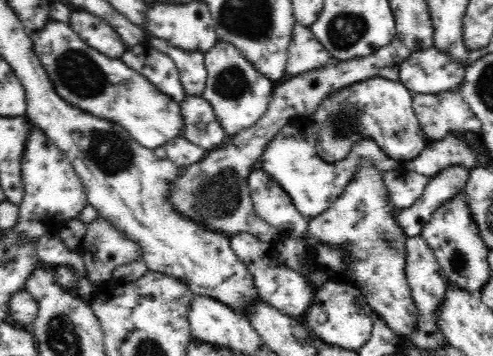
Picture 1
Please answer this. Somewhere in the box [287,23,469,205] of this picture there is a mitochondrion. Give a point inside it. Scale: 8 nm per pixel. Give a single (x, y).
(345, 122)

